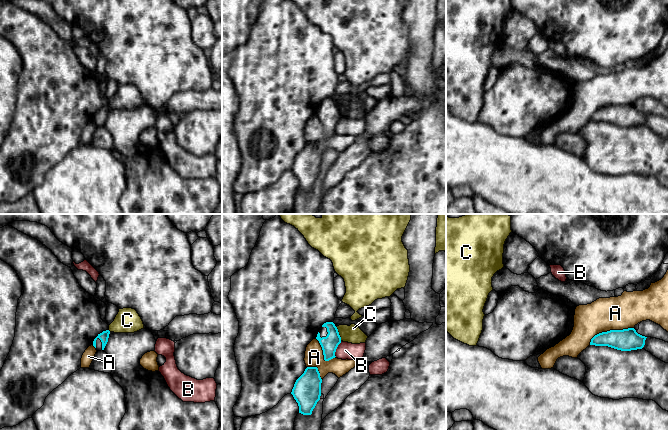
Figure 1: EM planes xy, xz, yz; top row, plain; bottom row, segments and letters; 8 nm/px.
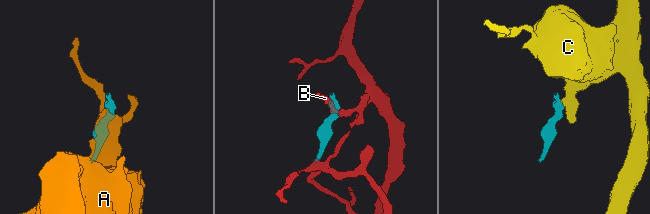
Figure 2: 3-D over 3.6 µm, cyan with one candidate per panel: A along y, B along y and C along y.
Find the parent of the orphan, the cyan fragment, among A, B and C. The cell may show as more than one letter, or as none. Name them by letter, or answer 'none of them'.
none of them

